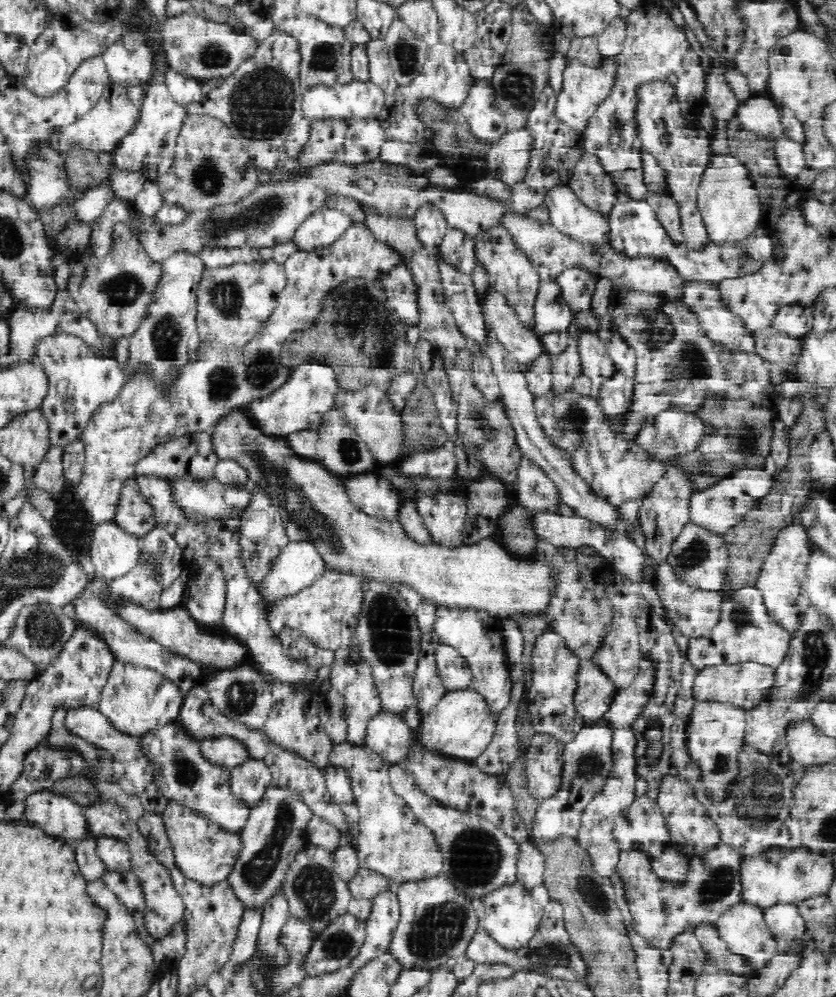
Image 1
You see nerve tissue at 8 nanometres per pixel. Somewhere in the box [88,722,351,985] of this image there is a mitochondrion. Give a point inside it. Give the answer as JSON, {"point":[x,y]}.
{"point":[256,873]}

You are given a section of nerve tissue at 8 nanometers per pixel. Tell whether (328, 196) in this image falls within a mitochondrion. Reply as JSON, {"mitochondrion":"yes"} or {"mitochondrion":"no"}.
{"mitochondrion":"no"}

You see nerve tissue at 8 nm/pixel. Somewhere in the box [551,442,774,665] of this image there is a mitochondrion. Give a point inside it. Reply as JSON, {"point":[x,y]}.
{"point":[693,555]}

